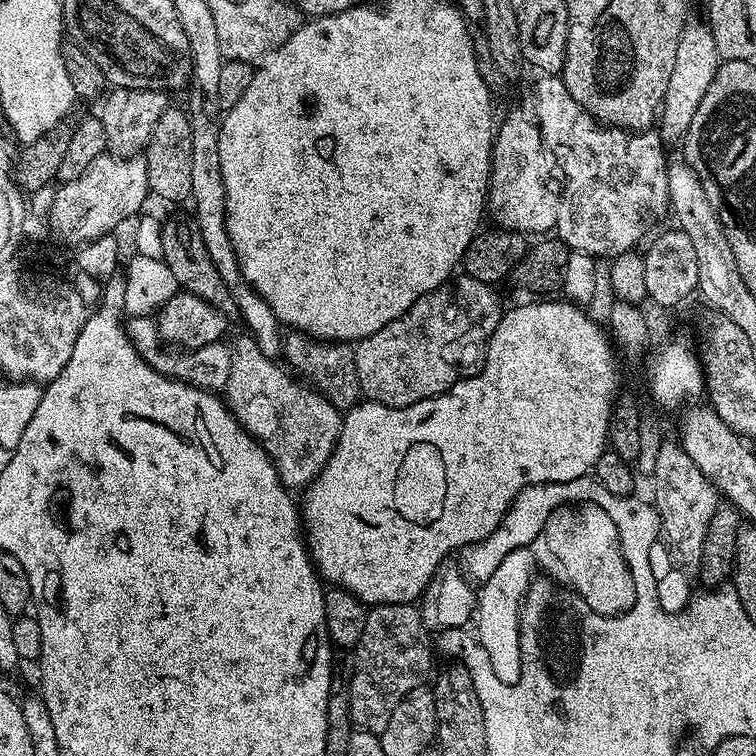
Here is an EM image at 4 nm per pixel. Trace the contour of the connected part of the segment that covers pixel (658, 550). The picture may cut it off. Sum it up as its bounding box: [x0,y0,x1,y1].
[650,443,718,613]

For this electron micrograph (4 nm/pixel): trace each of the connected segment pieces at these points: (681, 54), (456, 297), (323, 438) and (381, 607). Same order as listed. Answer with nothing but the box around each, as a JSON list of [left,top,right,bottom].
[[656,21,720,146],[355,275,502,408],[222,334,344,490],[348,604,434,734]]

